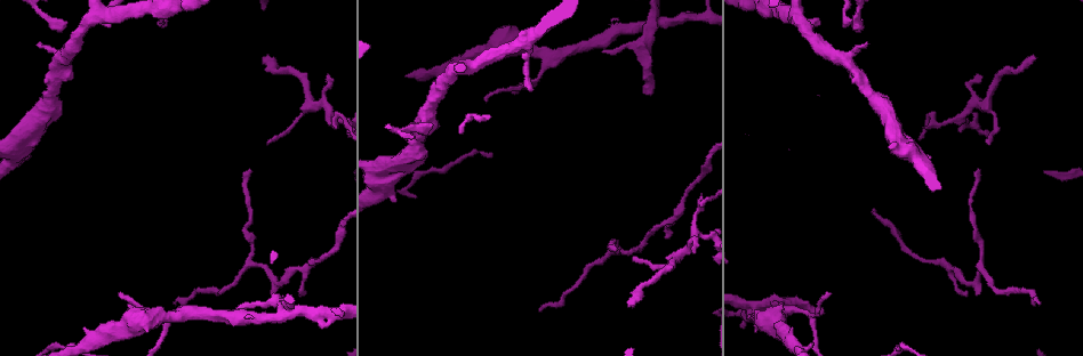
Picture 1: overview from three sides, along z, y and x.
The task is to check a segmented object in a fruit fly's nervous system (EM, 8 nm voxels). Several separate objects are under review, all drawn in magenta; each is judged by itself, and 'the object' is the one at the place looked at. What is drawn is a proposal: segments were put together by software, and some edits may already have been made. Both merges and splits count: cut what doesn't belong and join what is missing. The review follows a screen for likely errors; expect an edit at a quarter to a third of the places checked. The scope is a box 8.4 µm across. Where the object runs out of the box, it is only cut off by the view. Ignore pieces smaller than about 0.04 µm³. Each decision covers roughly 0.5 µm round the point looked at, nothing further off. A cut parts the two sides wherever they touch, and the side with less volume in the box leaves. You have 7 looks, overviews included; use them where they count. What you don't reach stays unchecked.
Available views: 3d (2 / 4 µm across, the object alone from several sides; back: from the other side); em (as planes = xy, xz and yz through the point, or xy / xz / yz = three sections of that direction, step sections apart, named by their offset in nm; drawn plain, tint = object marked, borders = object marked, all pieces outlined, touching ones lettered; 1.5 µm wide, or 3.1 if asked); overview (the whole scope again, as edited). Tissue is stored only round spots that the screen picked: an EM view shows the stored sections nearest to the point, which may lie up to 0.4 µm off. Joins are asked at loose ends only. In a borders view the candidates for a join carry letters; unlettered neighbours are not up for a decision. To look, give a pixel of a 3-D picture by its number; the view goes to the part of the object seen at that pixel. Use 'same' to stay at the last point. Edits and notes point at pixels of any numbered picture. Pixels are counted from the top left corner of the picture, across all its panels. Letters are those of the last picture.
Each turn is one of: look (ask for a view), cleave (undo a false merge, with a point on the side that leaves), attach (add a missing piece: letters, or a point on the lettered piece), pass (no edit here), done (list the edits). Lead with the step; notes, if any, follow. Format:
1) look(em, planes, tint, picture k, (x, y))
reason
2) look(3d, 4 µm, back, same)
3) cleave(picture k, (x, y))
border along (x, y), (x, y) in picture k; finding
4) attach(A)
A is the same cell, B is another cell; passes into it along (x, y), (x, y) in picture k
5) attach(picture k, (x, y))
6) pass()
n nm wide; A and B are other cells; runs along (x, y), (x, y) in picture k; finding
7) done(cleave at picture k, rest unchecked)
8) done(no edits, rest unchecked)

look(em, planes, plain, picture 1, (695, 232))
sharp bend

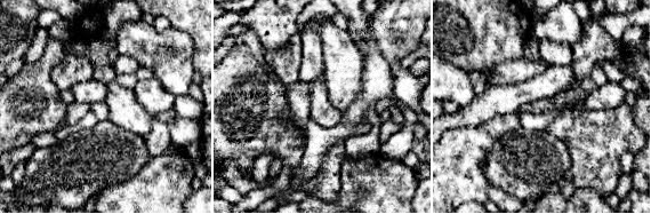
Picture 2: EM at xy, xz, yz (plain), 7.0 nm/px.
look(em, planes, borders, same)

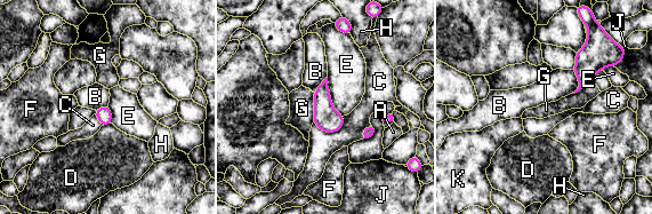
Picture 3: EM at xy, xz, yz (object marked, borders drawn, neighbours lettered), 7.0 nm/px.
pass()
A, B, C, D, E, F, G, H, J and K are other cells; border along (344, 116), (335, 132), (313, 121) in picture 3; continuous, no second neuron

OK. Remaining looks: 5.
look(3d, 4 µm, picture 1, (616, 249))
an open end

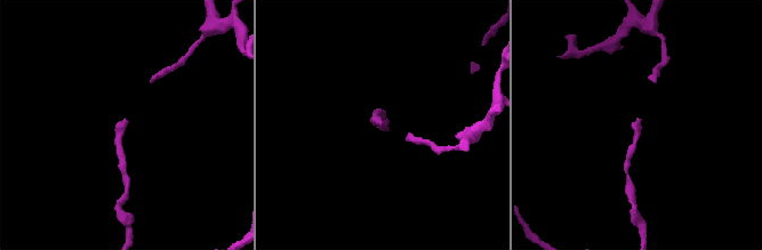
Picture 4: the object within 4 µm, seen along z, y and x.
look(em, xz, step 8, borders, picture 4, (382, 126))

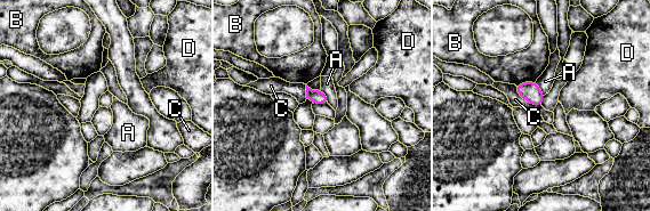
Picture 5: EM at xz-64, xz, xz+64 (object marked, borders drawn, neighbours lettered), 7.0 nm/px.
look(em, planes, borders, same)
cut it another way

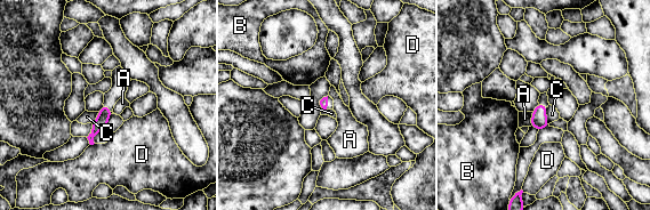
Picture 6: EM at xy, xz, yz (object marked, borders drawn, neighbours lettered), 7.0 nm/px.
pass()
A, B, C and D are other cells; border along (547, 106), (546, 119), (548, 123) in picture 6; none of them fits

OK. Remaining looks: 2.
look(em, planes, tint, picture 1, (1034, 58))

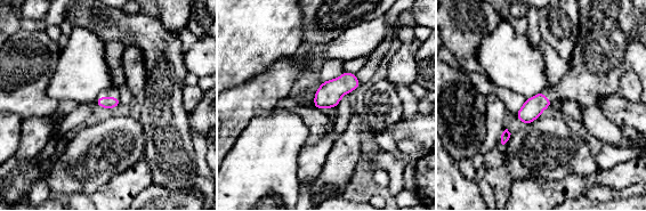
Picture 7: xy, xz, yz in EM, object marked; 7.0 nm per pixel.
look(em, planes, borders, same)
see the neighbours

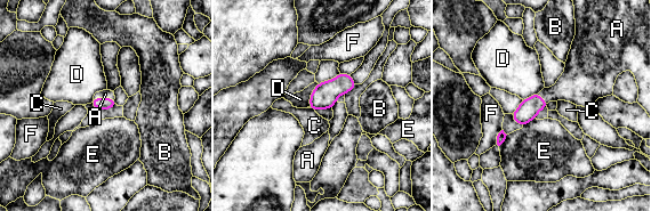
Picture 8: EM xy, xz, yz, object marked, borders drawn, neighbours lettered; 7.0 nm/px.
attach(A)
A is the same cell, B, C, D, E and F are other cells; passes into it along (97, 103), (104, 98), (105, 94) in picture 8; the neuron continues

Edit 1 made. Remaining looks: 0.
done(attach at picture 8, rest unchecked)

